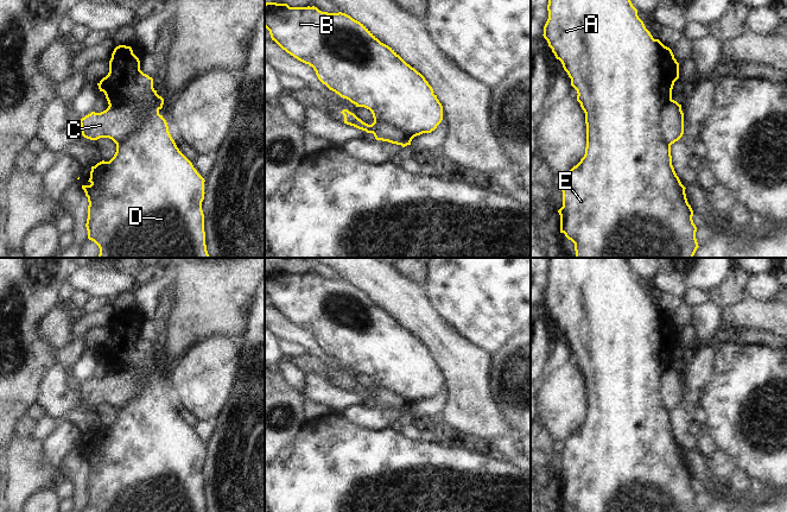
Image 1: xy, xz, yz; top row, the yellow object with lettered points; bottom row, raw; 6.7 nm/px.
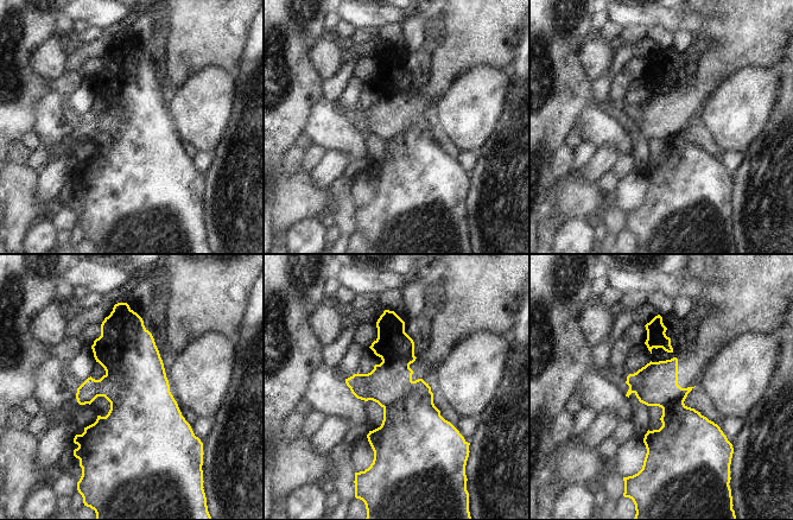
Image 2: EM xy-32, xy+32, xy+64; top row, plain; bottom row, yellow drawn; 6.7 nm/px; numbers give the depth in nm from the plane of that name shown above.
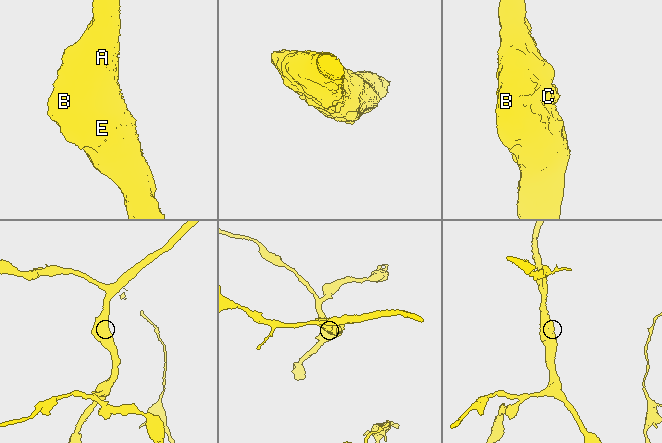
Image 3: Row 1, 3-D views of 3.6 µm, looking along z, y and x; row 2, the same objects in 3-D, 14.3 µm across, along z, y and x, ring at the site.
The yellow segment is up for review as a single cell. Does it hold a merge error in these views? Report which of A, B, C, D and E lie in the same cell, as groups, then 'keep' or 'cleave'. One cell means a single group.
groups A B D E / C; cleave

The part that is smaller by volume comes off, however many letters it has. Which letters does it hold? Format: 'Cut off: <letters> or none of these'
Cut off: C

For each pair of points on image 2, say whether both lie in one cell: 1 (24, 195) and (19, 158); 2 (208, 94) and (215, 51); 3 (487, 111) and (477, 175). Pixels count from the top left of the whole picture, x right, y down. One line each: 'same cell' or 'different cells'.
1: different cells
2: different cells
3: different cells

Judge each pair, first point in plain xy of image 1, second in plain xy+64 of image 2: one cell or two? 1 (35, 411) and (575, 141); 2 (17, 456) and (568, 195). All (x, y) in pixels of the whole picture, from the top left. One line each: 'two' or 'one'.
1: one
2: one

